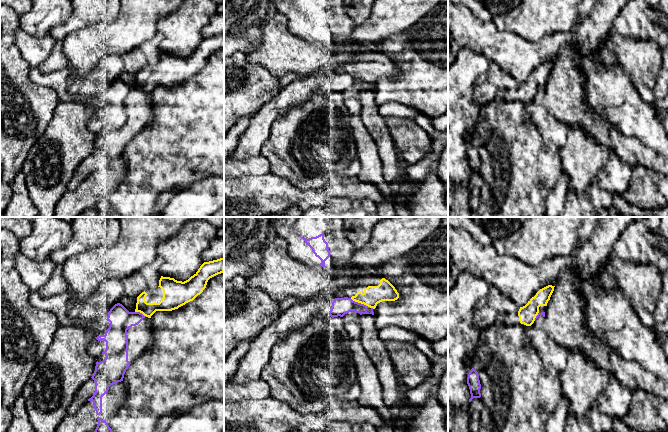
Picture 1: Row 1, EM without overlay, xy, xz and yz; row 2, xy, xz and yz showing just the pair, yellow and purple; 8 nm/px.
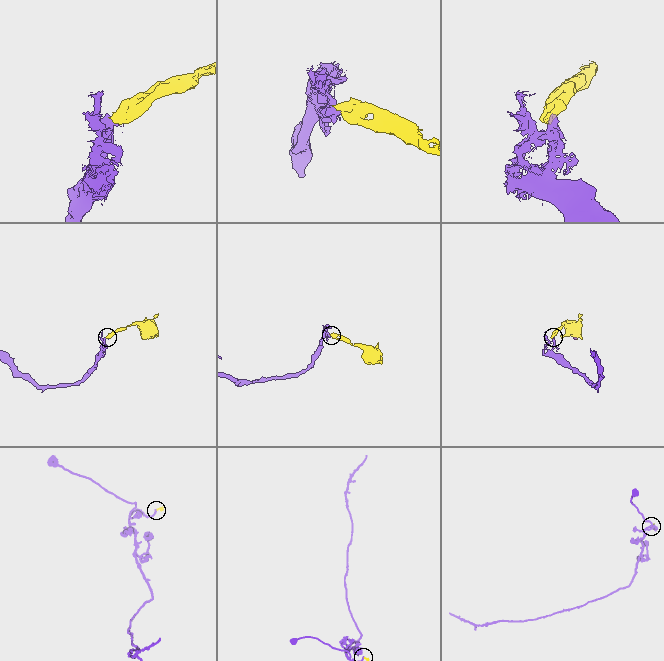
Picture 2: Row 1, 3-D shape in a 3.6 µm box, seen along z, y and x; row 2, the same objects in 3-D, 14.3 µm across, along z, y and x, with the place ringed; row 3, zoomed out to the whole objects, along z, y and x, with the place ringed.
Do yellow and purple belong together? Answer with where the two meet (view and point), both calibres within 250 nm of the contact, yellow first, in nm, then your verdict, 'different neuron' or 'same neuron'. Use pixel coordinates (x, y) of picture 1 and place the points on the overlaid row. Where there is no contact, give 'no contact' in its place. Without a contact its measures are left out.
xz (362, 303) | 160/140 nm | different neuron

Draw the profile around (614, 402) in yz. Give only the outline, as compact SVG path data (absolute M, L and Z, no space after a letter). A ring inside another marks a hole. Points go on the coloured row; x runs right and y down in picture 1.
M611 374L607 388L600 394L596 406L602 414L622 419L629 410L631 397L632 391Z

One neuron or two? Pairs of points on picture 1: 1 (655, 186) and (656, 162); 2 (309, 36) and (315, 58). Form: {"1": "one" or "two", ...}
{"1": "two", "2": "two"}

